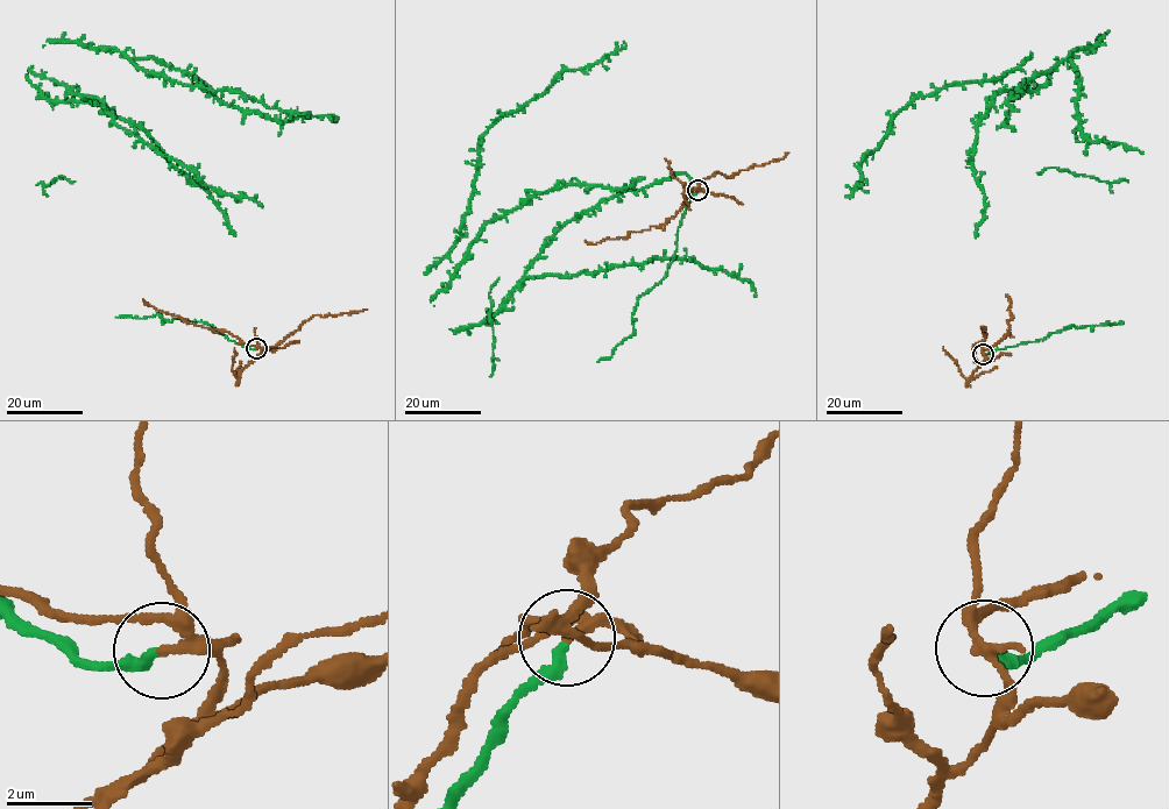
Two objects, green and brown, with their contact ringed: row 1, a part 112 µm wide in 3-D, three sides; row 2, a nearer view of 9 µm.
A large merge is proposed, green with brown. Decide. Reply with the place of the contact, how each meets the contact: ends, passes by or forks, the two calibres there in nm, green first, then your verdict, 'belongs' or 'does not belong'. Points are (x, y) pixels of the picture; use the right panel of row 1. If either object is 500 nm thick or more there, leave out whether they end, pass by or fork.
at (983, 354); green ends there; brown passes by; 240 nm thick on the green side, 190 nm on the other; does not belong

